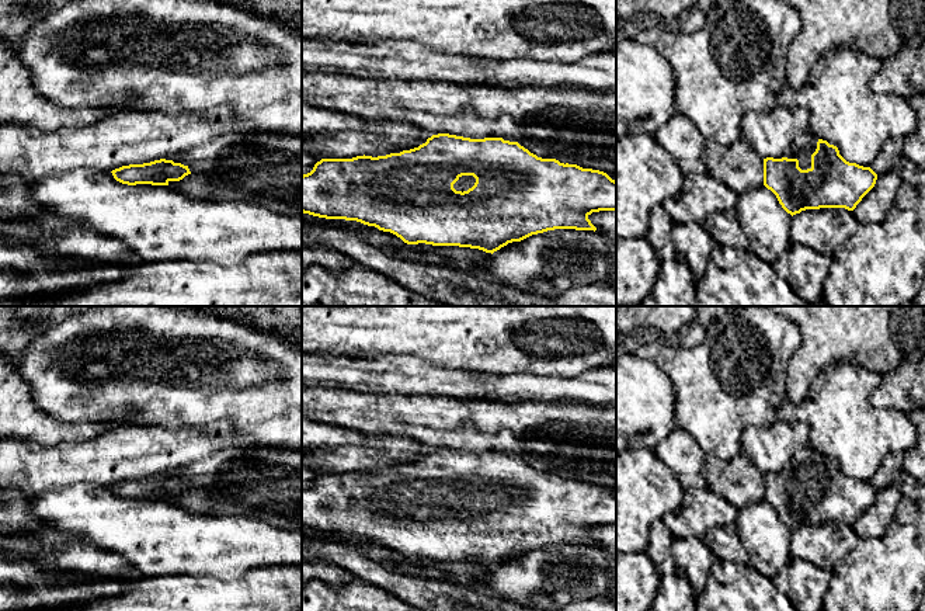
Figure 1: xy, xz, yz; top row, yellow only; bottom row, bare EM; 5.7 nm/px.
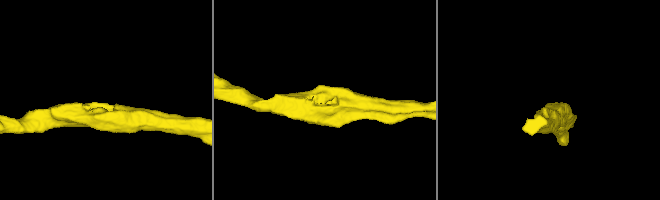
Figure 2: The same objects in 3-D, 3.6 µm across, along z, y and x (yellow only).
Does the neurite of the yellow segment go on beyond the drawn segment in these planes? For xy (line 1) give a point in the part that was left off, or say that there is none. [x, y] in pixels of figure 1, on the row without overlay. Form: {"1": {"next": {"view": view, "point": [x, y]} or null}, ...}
{"1": {"next": null}}

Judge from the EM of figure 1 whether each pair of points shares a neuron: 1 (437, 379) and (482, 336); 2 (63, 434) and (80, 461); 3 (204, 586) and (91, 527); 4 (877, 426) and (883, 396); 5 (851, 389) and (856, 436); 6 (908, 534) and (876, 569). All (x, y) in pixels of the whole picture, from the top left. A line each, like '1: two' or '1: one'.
1: two
2: two
3: two
4: two
5: one
6: one

